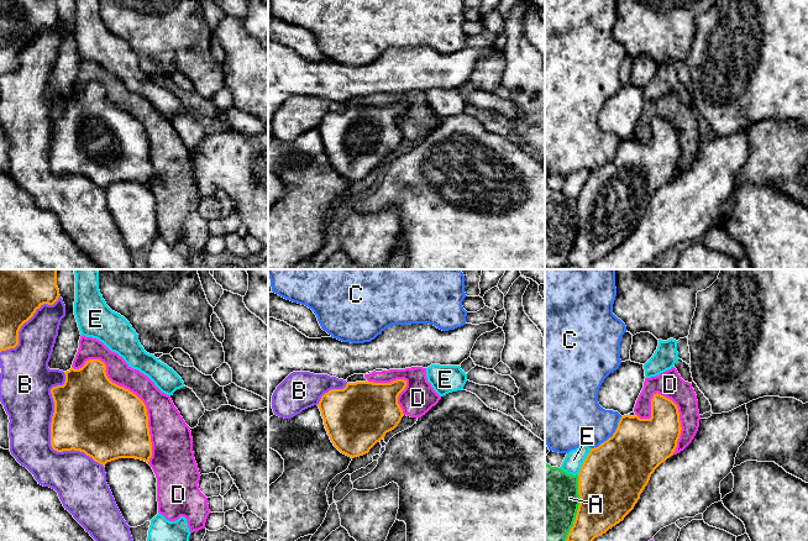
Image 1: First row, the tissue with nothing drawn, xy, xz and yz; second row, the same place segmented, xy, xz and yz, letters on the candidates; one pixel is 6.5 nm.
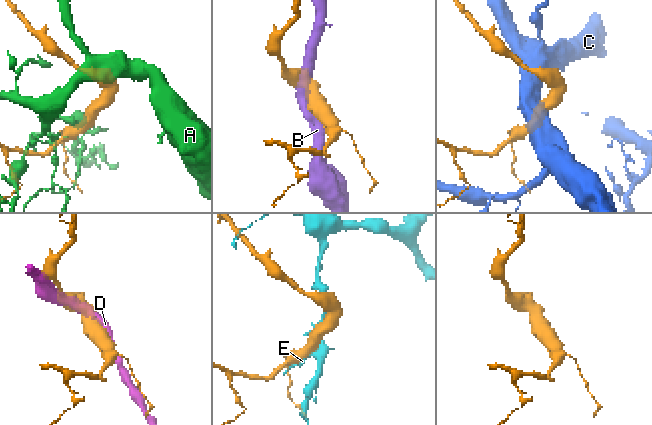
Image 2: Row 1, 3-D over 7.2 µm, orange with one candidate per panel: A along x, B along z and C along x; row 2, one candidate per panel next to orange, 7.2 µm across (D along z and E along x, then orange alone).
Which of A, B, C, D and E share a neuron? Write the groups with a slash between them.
A / B / C / D / E

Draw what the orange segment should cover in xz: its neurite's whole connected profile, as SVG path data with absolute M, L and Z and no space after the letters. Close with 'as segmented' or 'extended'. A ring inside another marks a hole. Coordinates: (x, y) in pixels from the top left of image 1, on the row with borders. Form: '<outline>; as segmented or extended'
M397 379L390 383L356 382L347 383L343 389L331 389L325 393L318 406L324 425L334 446L343 455L355 458L363 456L394 430L404 416L398 404L399 394L405 389L406 380Z; as segmented

